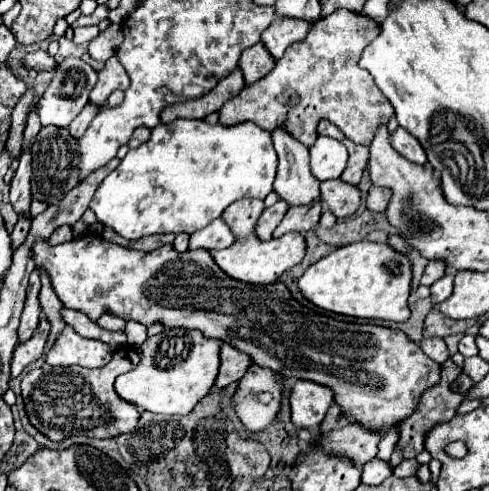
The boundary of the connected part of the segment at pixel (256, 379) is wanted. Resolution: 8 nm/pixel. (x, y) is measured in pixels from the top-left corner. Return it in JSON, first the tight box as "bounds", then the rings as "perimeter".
{"bounds":[232,365,282,433],"perimeter":[[[252,365],[238,381],[232,409],[250,433],[260,433],[280,415],[282,383],[272,369]]]}

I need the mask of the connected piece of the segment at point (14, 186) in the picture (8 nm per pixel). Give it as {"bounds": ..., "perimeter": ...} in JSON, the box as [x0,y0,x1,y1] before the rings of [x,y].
{"bounds":[10,147,32,215],"perimeter":[[[28,147],[20,155],[20,165],[10,183],[10,203],[14,205],[16,213],[28,215],[30,211],[30,175],[32,175],[32,147]]]}

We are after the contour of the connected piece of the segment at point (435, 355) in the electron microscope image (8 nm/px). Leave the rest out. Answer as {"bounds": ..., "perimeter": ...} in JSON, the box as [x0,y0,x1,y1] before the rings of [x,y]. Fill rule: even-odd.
{"bounds":[420,337,448,363],"perimeter":[[[442,337],[422,339],[422,341],[420,341],[420,347],[422,347],[422,351],[424,351],[430,359],[434,359],[434,361],[438,361],[438,363],[444,363],[444,361],[448,359],[448,349],[446,349],[446,343],[444,343]]]}

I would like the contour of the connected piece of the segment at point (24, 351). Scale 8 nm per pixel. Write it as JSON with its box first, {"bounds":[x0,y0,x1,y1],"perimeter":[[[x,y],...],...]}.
{"bounds":[12,319,50,377],"perimeter":[[[42,319],[42,321],[38,323],[34,335],[32,335],[26,343],[20,343],[18,349],[14,349],[12,377],[20,375],[26,365],[30,365],[30,363],[34,363],[36,359],[42,357],[42,351],[44,351],[44,343],[46,343],[48,333],[50,333],[50,321],[48,321],[48,319]]]}

